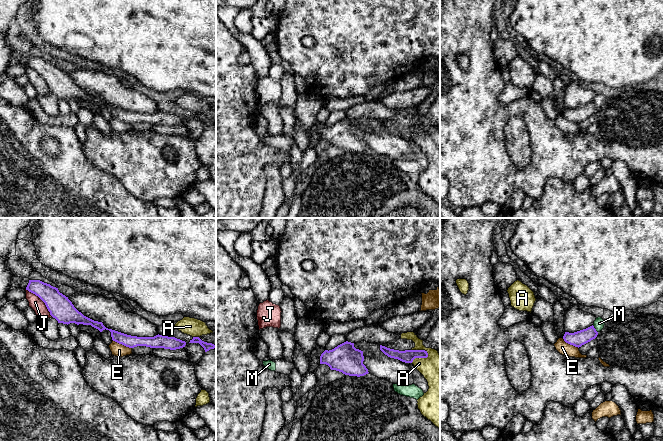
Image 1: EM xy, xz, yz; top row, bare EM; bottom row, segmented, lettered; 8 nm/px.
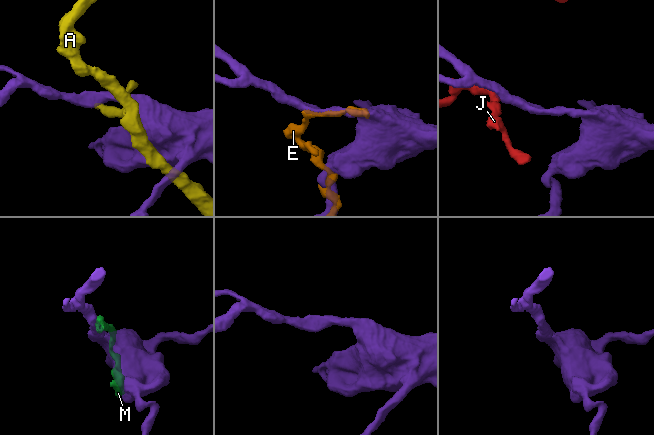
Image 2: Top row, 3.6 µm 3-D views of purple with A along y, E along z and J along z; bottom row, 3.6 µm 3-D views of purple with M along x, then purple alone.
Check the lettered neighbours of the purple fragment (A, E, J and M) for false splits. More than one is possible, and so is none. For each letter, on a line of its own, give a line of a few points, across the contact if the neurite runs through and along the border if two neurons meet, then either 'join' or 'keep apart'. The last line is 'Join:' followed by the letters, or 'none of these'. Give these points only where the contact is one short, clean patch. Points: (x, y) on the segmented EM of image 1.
A: keep apart
E: keep apart
J: xy (25, 289), (34, 293), (44, 303), (52, 316) | keep apart
M: keep apart
Join: none of these

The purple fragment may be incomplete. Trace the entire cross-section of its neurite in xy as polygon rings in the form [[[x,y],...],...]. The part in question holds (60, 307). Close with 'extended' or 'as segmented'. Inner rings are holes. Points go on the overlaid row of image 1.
[[[29,280],[26,290],[38,296],[45,303],[50,315],[55,318],[58,323],[67,325],[70,323],[91,325],[100,332],[105,329],[109,330],[112,340],[126,347],[134,348],[137,346],[146,346],[150,348],[176,350],[186,345],[185,341],[175,337],[159,334],[154,337],[137,337],[108,329],[102,322],[94,321],[79,312],[68,297],[59,292],[58,288],[40,280]]]; as segmented

